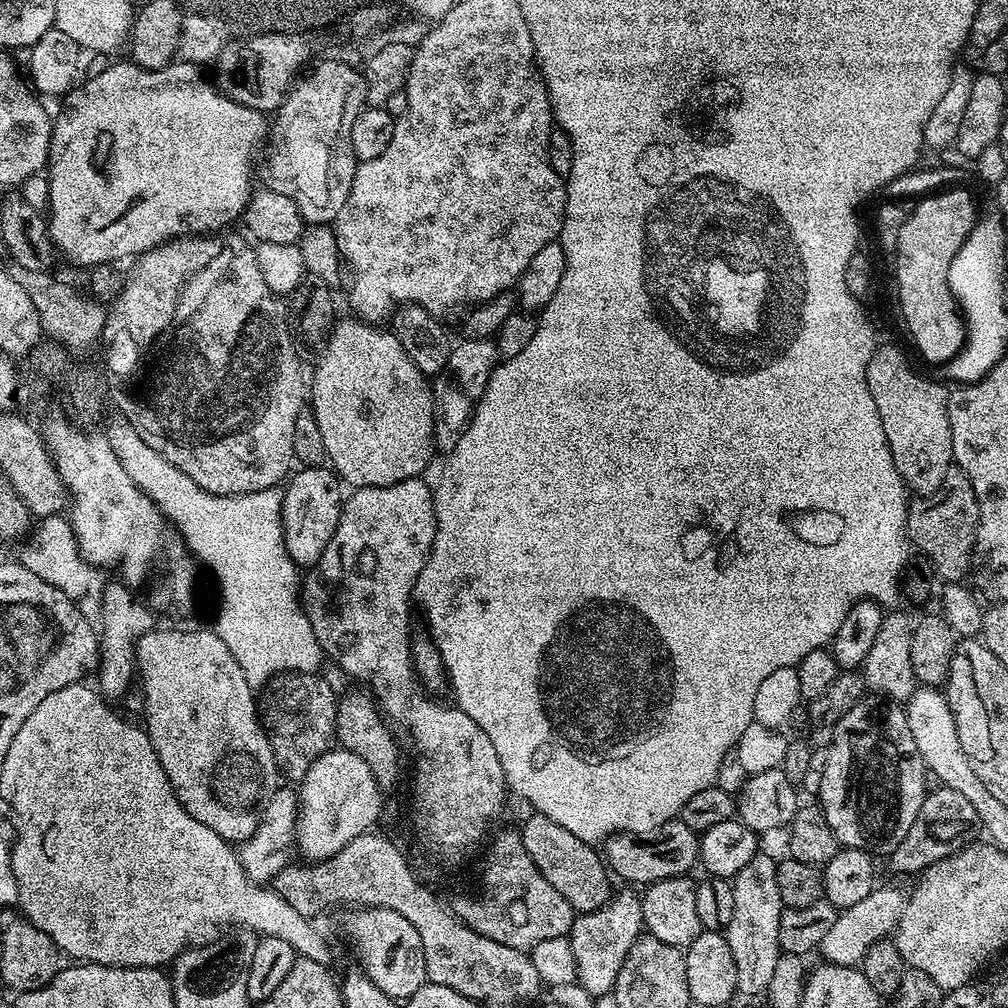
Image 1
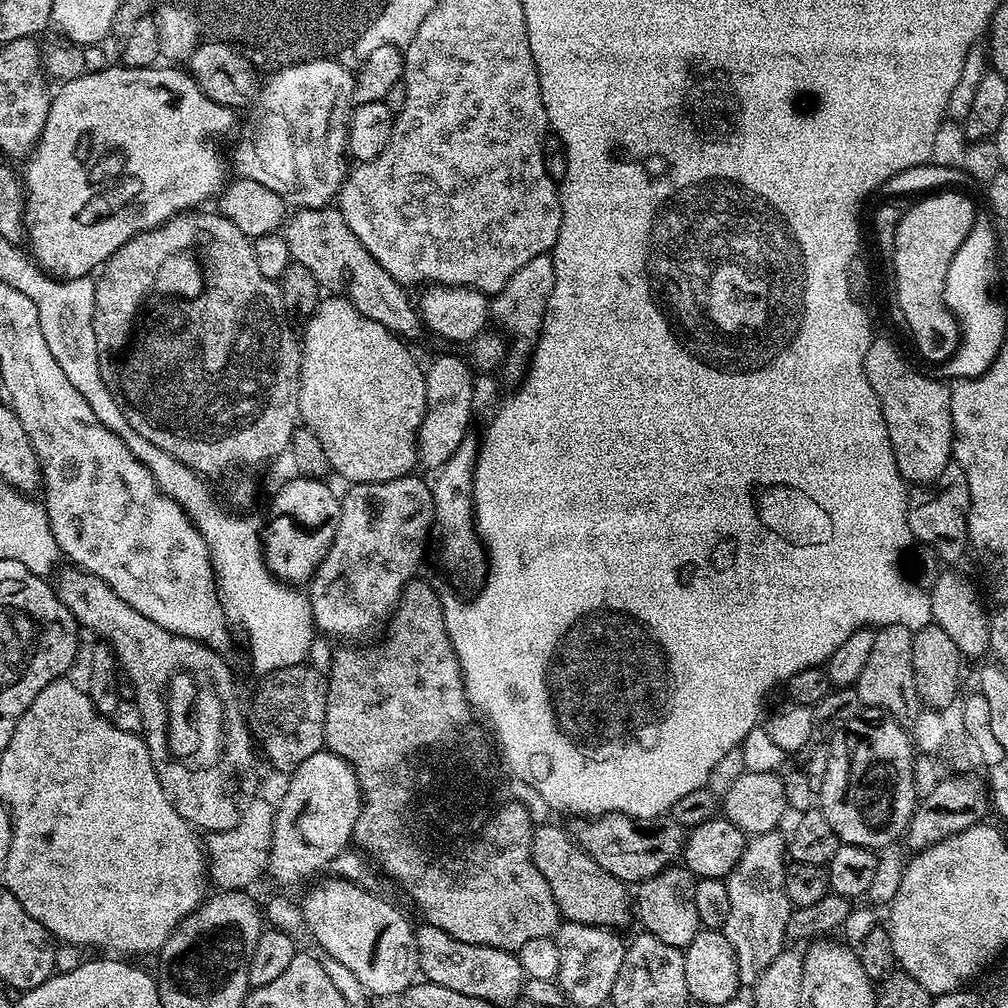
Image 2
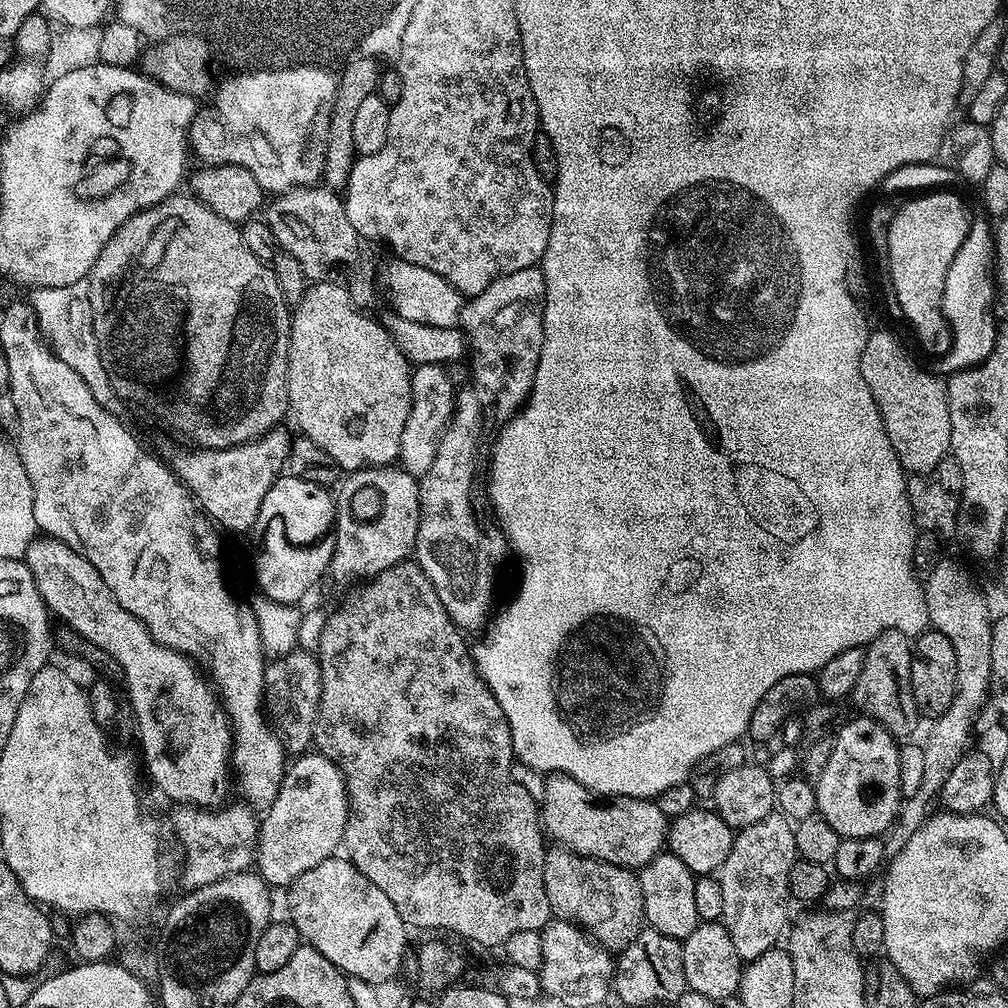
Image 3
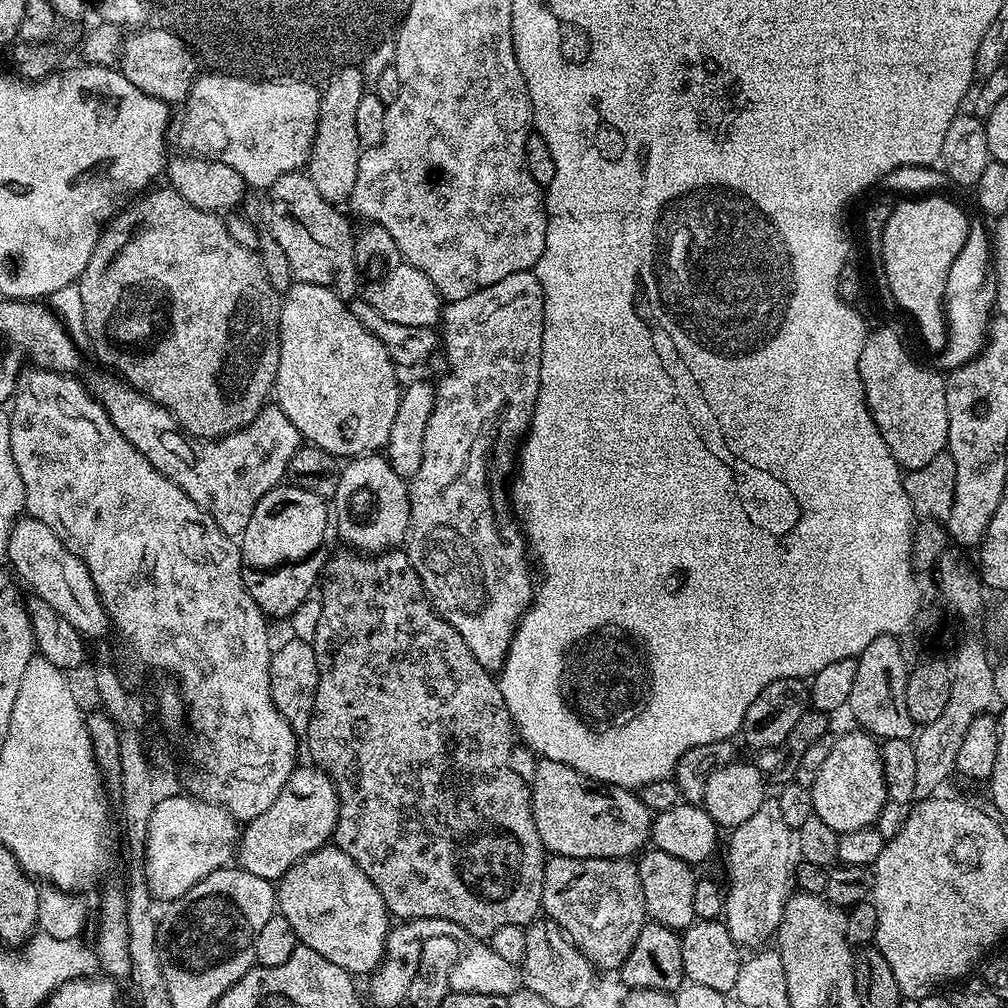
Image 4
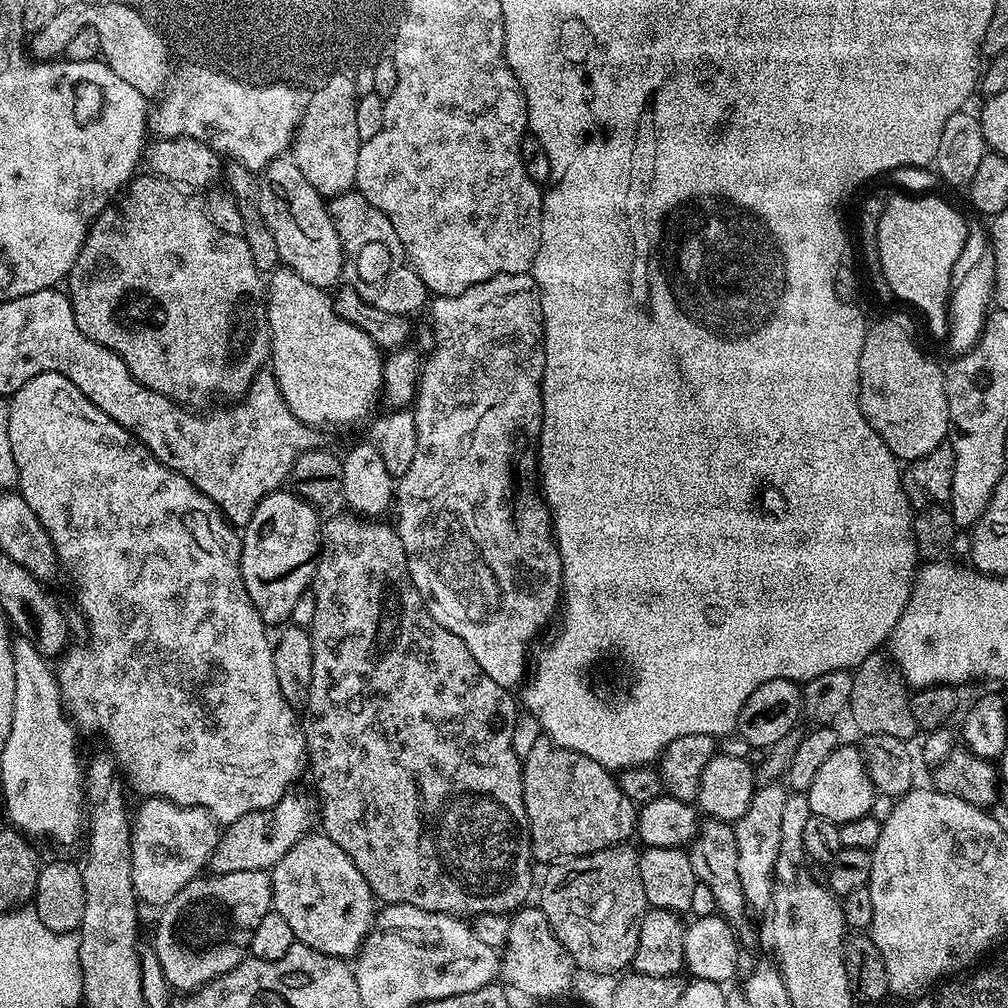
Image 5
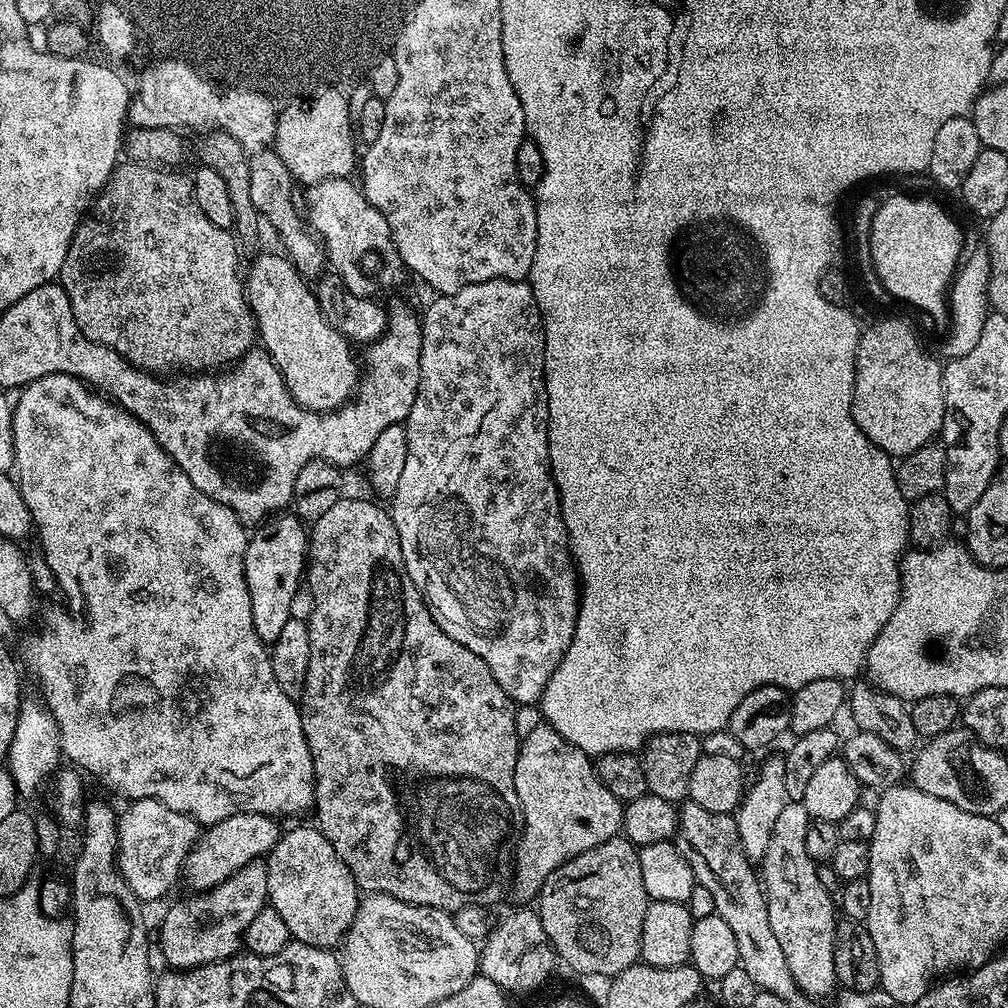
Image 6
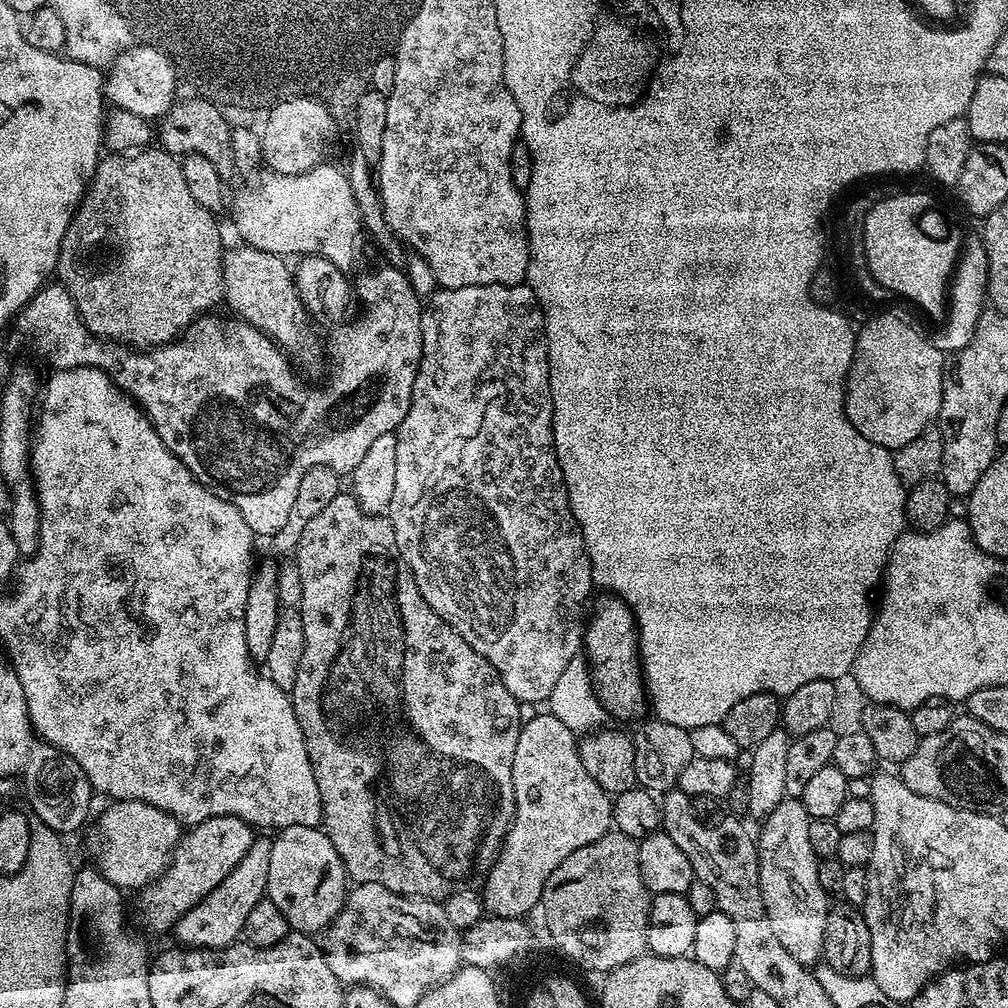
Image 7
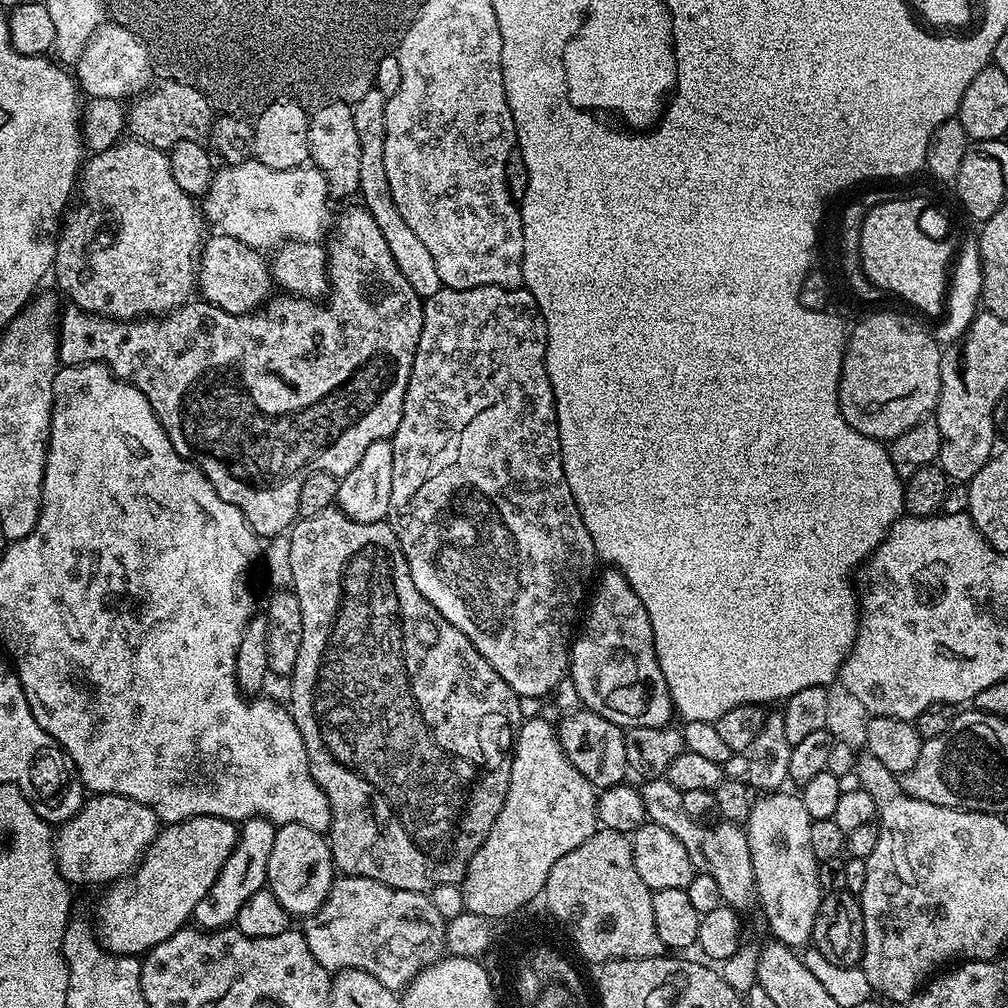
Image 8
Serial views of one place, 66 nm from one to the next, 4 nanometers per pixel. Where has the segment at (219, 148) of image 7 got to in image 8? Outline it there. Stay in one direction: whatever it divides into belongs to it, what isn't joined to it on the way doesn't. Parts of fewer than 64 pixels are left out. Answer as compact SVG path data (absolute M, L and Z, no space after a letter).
M161 79L157 86L149 87L143 95L133 99L131 104L126 112L127 131L135 139L155 148L171 150L178 142L203 141L211 133L212 127L208 124L208 108L204 108L204 100L200 100L200 96L196 96L196 92L192 92L192 88L189 88L183 79Z

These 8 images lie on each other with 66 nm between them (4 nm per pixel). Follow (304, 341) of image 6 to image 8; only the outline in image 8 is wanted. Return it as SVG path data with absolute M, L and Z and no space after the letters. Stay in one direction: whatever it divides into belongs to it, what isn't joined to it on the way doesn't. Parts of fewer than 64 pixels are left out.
M223 234L209 235L205 239L200 250L200 267L198 269L198 292L207 303L218 306L235 316L241 316L247 312L255 312L269 299L274 288L274 281L270 271L270 264L267 259L263 260L261 253L257 249L251 248L244 242L240 242L234 237Z

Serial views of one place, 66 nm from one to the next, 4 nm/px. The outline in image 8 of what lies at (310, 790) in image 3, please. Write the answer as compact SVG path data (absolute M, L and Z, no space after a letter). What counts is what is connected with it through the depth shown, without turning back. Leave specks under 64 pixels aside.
M195 816L161 827L156 840L148 847L134 871L103 889L104 897L94 915L94 932L100 943L119 956L139 957L147 953L148 949L158 946L158 942L166 942L166 938L192 920L194 906L198 906L198 902L206 898L206 890L214 886L222 866L226 866L226 858L230 858L234 850L237 835L238 828L233 821L217 816Z

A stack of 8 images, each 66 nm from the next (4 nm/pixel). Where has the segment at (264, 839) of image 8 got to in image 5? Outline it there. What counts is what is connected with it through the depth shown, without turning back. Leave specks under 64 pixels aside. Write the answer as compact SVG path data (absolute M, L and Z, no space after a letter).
M258 870L229 876L204 874L178 890L169 904L163 905L154 942L169 987L180 994L191 994L234 970L249 955L254 926L271 908L272 877Z

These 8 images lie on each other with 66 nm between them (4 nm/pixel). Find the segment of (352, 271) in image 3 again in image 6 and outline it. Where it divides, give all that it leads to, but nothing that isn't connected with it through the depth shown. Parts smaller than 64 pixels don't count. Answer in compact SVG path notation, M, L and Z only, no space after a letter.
M271 147L261 148L251 153L248 161L250 166L250 194L256 203L256 211L280 235L284 243L283 251L286 253L293 266L305 278L316 278L325 271L326 255L323 243L300 221L296 213L296 188L297 181L293 180L290 170L278 158L278 154Z

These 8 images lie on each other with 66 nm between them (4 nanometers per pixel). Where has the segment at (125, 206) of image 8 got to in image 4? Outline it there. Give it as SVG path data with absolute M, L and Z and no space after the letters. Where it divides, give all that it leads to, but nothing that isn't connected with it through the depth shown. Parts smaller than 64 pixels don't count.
M157 187L129 203L123 211L112 217L100 233L94 246L94 254L90 254L90 262L86 262L86 270L78 281L84 311L84 335L87 343L90 342L96 347L96 352L104 363L101 365L105 369L111 370L130 387L137 388L143 396L165 408L189 436L199 436L201 440L216 440L219 436L236 432L254 422L254 418L258 418L258 414L273 395L280 365L282 296L274 290L274 286L270 286L270 278L266 278L266 270L262 270L259 255L251 248L238 246L238 242L230 238L227 223L217 213L198 210L190 206L190 202L182 198L182 194L178 194L171 187L163 187Z

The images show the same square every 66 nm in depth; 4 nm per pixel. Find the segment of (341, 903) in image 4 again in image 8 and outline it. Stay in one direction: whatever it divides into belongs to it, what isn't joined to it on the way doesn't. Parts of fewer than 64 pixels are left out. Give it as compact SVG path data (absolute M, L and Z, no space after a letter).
M281 824L274 834L274 847L270 849L267 891L282 902L289 917L307 918L315 914L326 902L338 873L332 863L332 849L321 833L301 824Z

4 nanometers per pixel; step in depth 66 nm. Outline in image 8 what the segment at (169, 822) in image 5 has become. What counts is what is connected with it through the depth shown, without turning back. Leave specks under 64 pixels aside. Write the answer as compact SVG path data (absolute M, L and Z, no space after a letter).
M114 794L89 795L80 812L55 829L56 865L69 885L107 886L135 869L161 827L154 810L142 806L142 802Z

